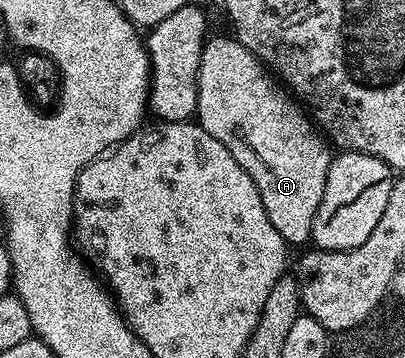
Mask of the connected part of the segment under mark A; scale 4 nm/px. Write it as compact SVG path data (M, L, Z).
M210 36L203 47L203 55L199 59L199 79L197 80L199 95L197 96L196 120L207 131L207 135L215 135L215 139L219 139L219 143L223 143L223 147L227 147L227 151L231 151L231 155L239 163L239 167L243 167L243 171L247 171L247 175L251 175L251 179L259 191L259 199L263 199L267 219L271 219L271 224L275 226L275 231L279 231L279 235L285 241L286 246L301 245L304 241L308 242L312 238L315 211L319 211L319 203L323 203L323 187L327 187L327 173L334 158L334 154L329 153L329 149L331 150L330 142L322 136L316 124L307 116L306 110L282 88L278 78L261 64L261 60L250 49L243 47L243 43L237 40L236 36L228 36Z

